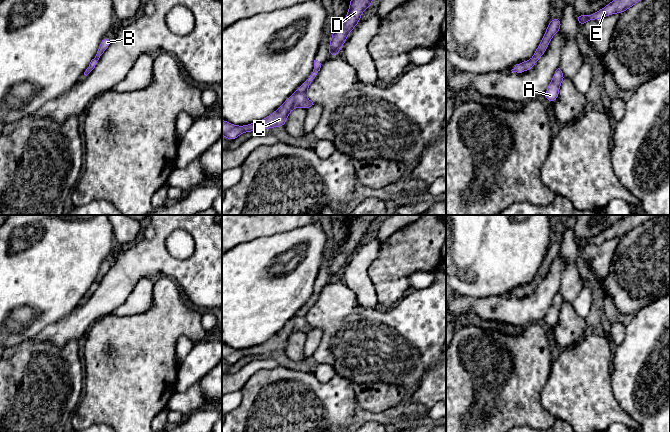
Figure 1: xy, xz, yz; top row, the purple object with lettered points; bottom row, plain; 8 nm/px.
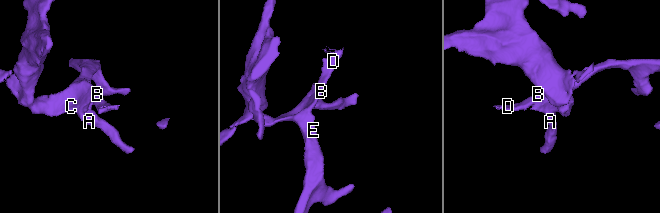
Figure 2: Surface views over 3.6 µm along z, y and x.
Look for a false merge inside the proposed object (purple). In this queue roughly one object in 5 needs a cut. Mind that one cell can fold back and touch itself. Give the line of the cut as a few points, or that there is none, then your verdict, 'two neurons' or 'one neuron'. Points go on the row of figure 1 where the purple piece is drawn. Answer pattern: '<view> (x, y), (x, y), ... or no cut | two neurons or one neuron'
no cut | one neuron

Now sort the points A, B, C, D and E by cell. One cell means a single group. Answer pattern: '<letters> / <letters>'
A B C D E

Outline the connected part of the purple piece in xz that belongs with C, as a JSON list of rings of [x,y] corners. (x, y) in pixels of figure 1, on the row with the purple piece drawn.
[[[314,60],[313,72],[300,85],[296,91],[273,113],[258,122],[237,126],[222,119],[222,135],[228,140],[233,141],[245,132],[254,132],[258,130],[266,130],[273,127],[284,127],[289,113],[298,107],[309,108],[313,104],[307,97],[307,90],[310,84],[318,76],[321,63]]]

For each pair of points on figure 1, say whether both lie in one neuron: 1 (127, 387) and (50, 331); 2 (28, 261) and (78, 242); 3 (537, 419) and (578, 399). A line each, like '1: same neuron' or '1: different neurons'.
1: different neurons
2: same neuron
3: different neurons

